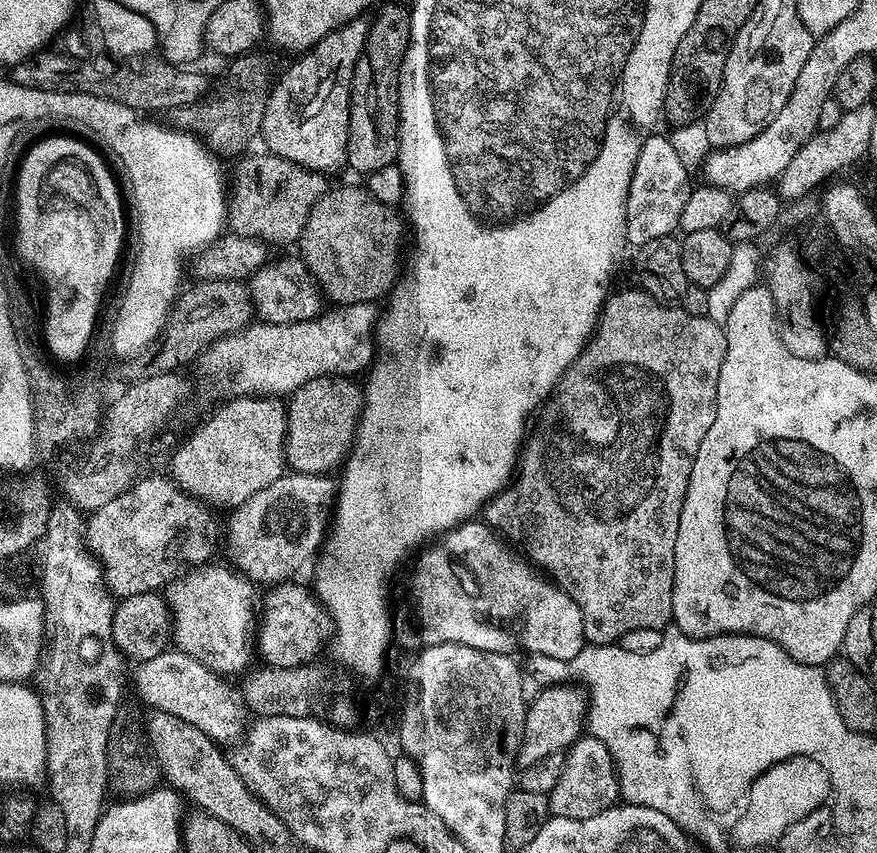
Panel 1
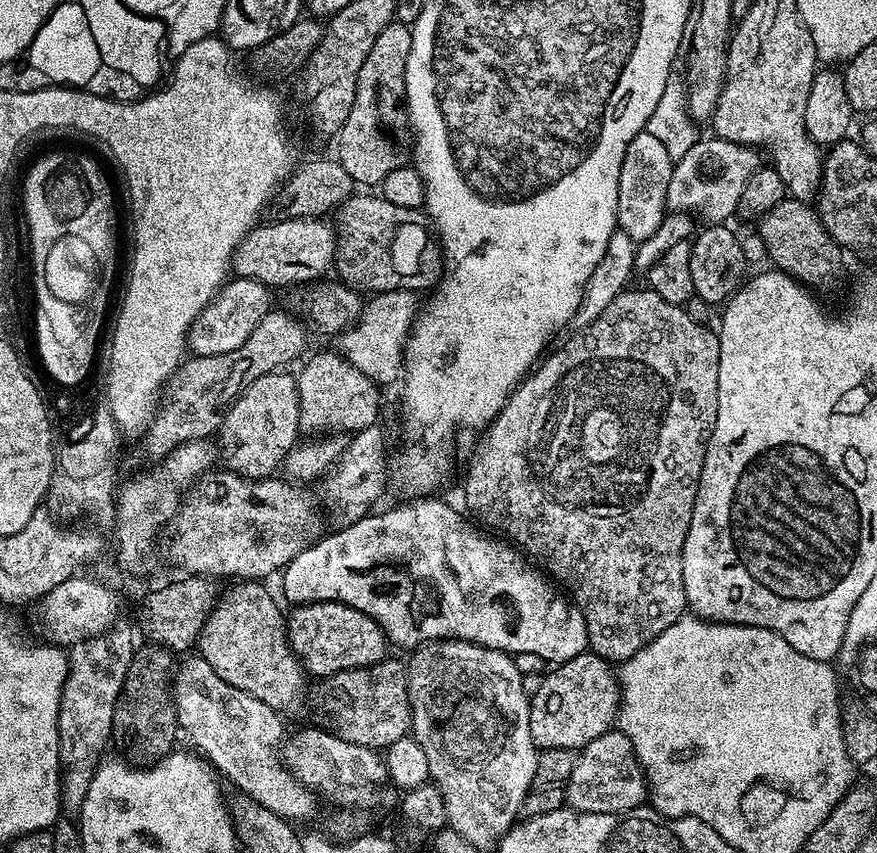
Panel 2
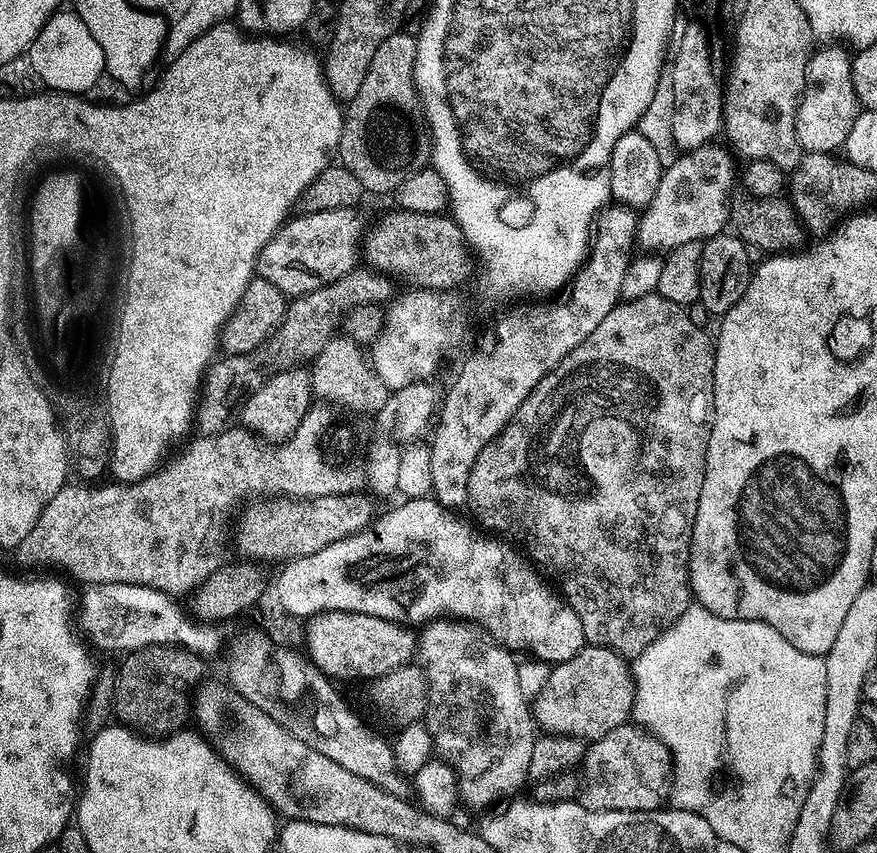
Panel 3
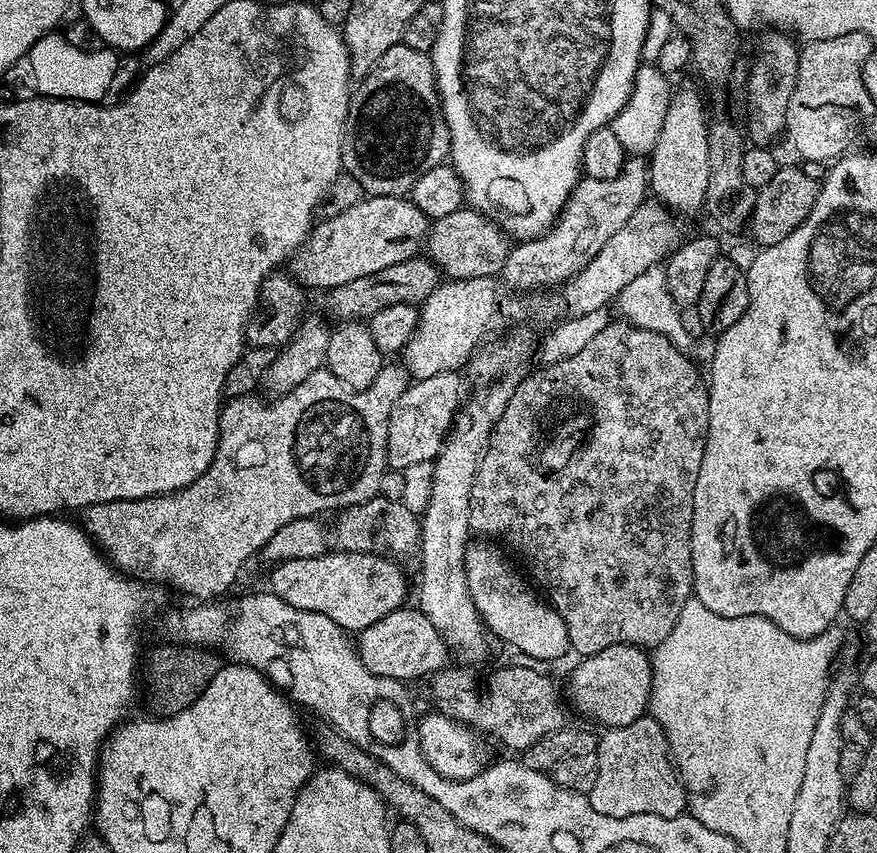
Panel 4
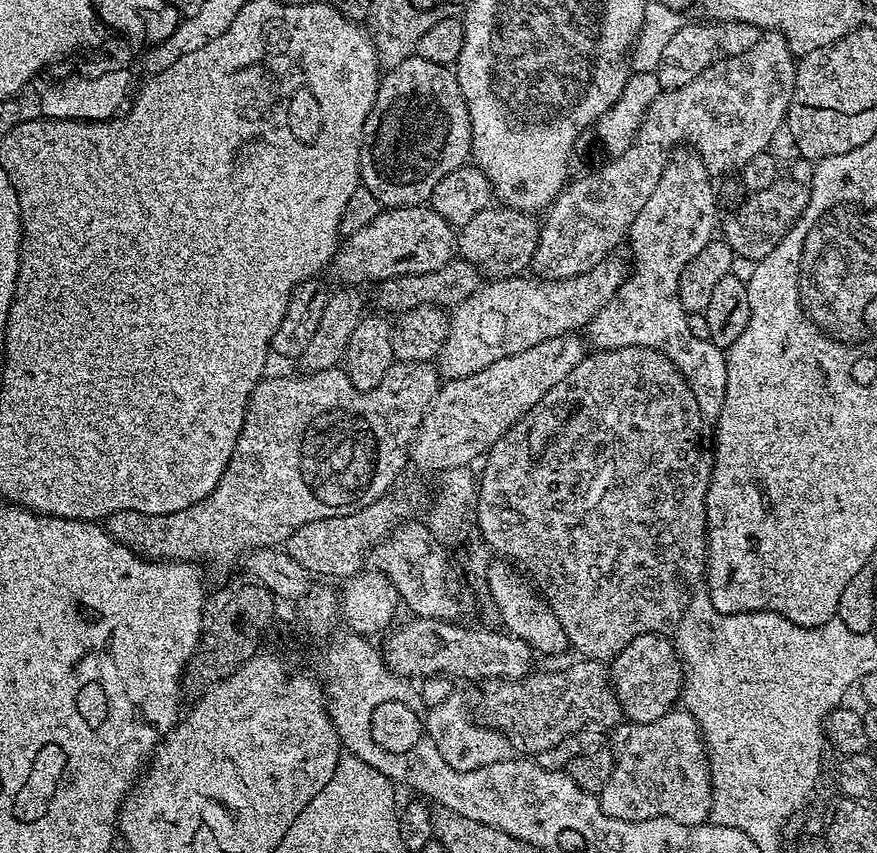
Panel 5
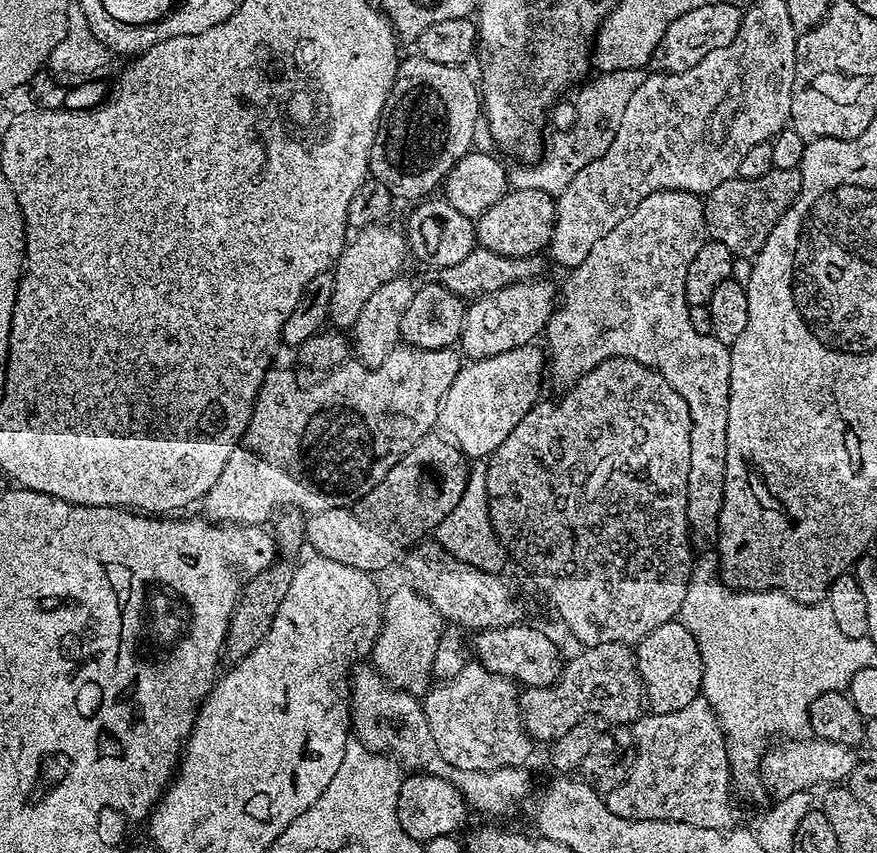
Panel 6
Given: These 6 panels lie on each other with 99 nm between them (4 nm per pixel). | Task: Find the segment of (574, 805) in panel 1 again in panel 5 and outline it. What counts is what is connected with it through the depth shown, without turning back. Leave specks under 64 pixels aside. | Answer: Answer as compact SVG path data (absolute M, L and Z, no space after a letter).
M673 710L649 724L624 722L613 732L612 773L598 794L603 812L619 820L666 818L683 824L703 824L711 817L708 752L698 722L687 710Z

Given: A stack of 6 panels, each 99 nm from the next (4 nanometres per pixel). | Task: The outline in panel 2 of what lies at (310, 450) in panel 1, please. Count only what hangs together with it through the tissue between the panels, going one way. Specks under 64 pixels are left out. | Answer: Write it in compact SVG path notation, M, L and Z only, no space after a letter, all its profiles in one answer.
M339 351L316 352L310 356L303 361L304 369L296 376L301 433L355 434L373 427L380 416L381 389L378 385Z

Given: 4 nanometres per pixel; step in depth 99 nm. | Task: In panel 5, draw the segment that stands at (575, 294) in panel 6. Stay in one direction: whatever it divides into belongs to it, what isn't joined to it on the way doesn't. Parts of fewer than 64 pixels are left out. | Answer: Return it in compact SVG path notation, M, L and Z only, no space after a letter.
M692 154L689 155L689 160L680 160L677 164L669 163L665 167L664 173L658 178L658 182L654 186L654 194L650 194L650 198L646 198L646 206L642 206L642 210L638 214L638 218L634 218L634 222L626 231L626 240L632 243L632 260L633 264L630 264L630 271L625 275L624 280L620 283L620 288L614 294L611 302L602 309L599 314L593 317L590 324L587 325L586 332L592 335L592 340L597 349L602 348L621 348L622 346L632 346L638 344L640 346L646 346L647 348L656 348L659 352L663 352L664 355L674 362L674 366L677 370L684 375L684 380L694 390L694 398L698 398L698 406L700 407L700 415L704 418L715 418L719 416L722 410L722 402L726 396L726 366L728 365L728 357L725 349L718 347L718 345L712 343L711 340L703 340L702 338L694 338L694 333L690 330L690 322L688 321L688 313L684 311L682 302L678 298L678 282L680 281L680 275L685 265L690 262L690 258L694 258L694 254L698 254L698 250L702 250L702 246L706 246L714 238L715 230L718 228L718 216L716 220L716 192L712 189L710 179L710 173L704 166L704 161L699 156Z

